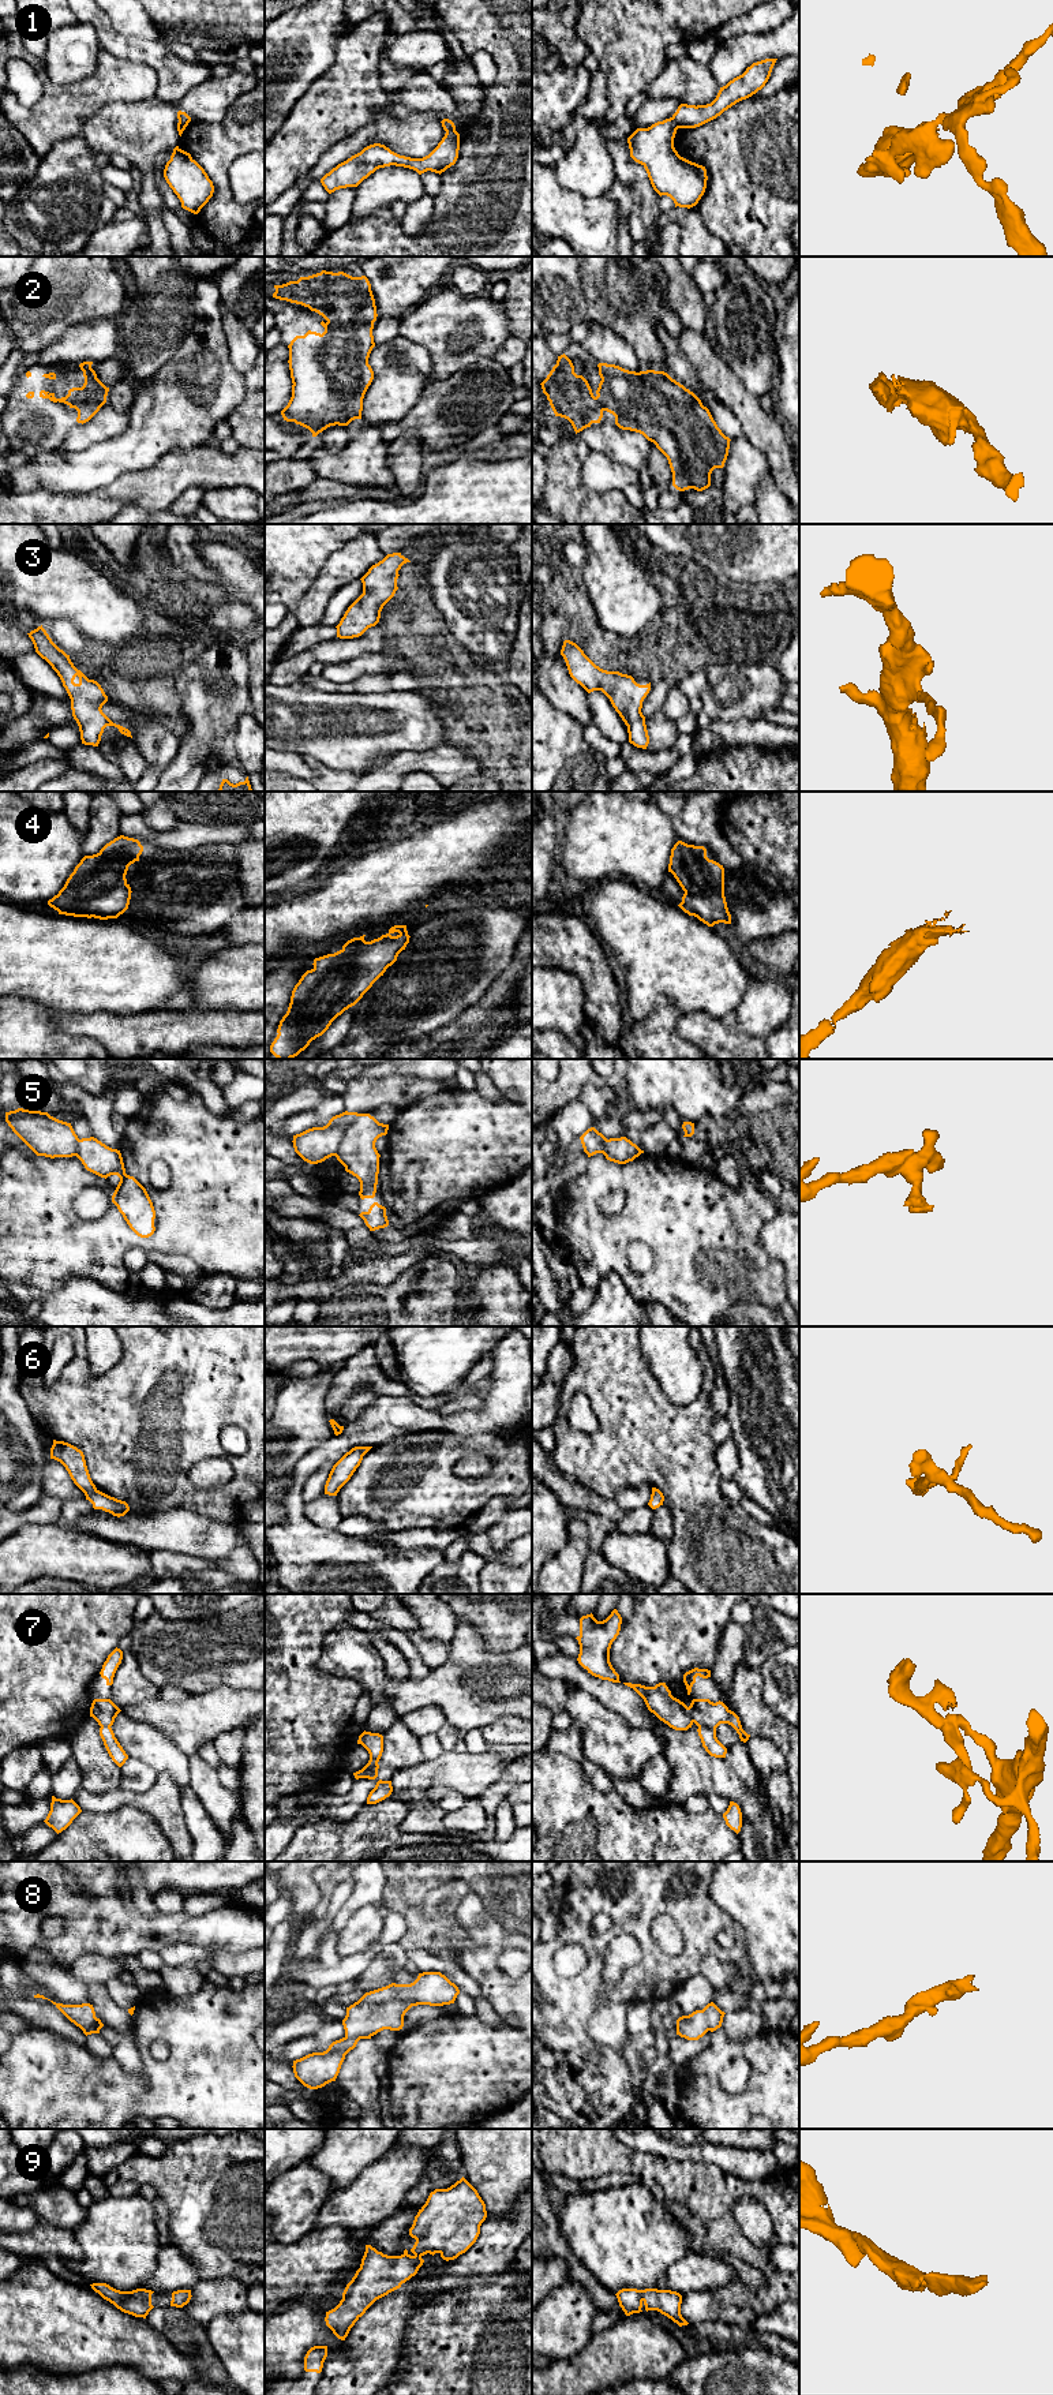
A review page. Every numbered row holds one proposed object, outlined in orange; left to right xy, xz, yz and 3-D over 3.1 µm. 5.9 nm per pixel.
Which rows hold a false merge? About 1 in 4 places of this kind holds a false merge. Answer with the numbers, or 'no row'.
1, 5

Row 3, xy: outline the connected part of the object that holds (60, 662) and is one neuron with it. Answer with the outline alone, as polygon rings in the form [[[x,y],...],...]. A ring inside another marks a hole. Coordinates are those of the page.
[[[41,626],[27,633],[31,639],[35,652],[45,659],[60,677],[71,699],[72,716],[80,731],[80,740],[85,745],[98,746],[101,736],[106,726],[115,726],[127,737],[131,731],[113,723],[104,712],[102,706],[108,701],[101,685],[89,680],[78,670],[63,650],[60,650]]]

